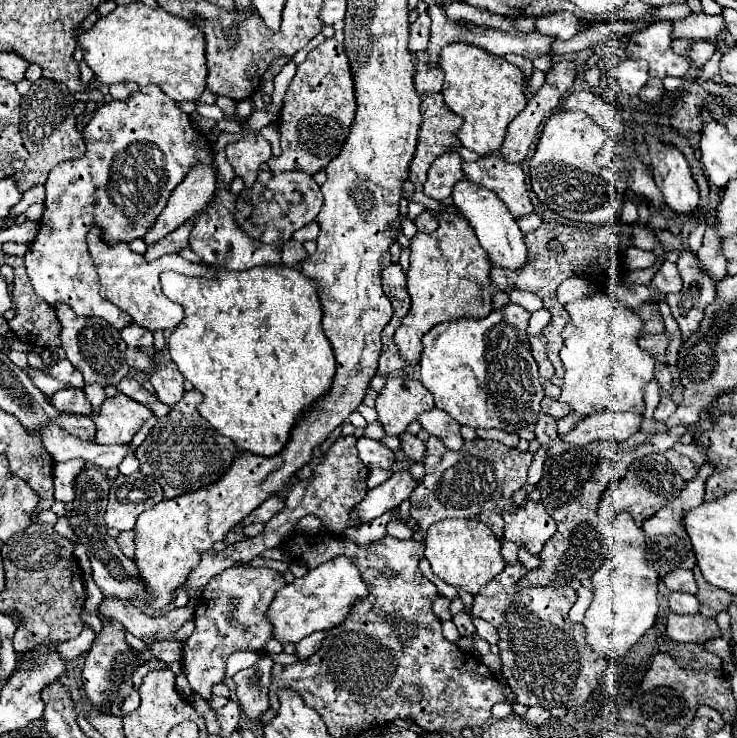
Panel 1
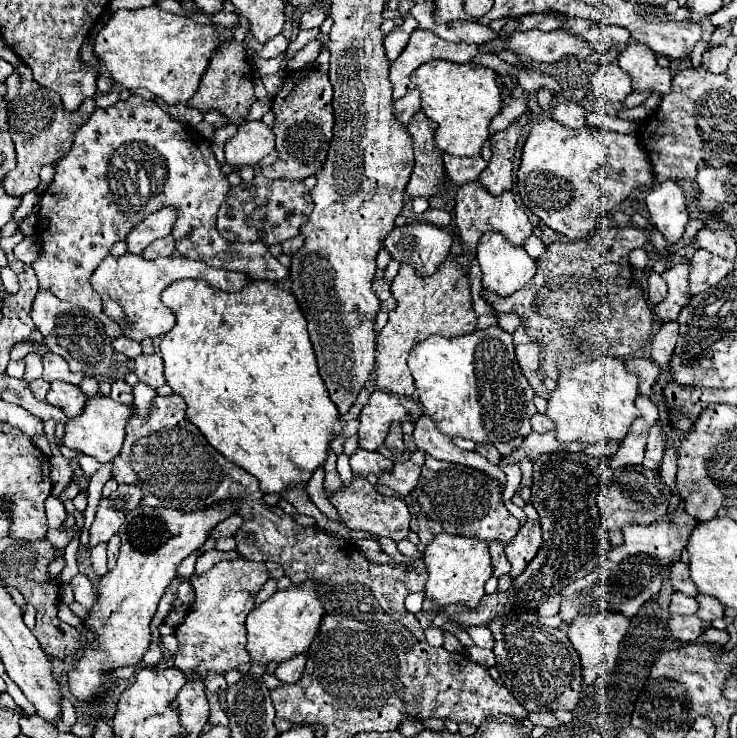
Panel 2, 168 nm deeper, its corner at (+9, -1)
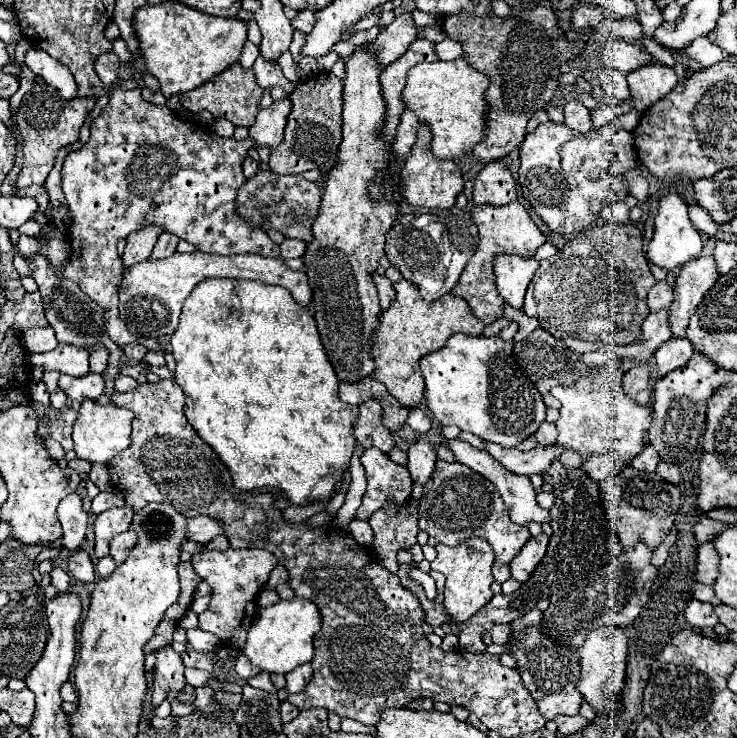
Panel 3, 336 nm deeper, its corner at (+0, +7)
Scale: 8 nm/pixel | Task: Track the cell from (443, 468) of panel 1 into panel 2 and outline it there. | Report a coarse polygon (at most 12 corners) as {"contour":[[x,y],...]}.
{"contour":[[425,455],[405,497],[423,545],[437,533],[519,531],[501,483]]}

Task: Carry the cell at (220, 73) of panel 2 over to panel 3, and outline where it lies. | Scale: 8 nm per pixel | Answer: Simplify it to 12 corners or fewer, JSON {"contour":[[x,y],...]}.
{"contour":[[240,63],[180,95],[190,113],[250,127],[264,89]]}

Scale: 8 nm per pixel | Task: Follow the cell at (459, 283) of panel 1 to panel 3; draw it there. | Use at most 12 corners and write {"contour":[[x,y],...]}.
{"contour":[[406,279],[372,335],[372,379],[402,407],[424,397],[420,359],[482,335],[464,299],[424,303]]}

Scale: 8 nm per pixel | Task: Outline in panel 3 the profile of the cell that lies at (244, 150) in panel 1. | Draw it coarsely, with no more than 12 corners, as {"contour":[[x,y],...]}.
{"contour":[[290,97],[256,115],[250,137],[256,145],[278,145],[290,111]]}

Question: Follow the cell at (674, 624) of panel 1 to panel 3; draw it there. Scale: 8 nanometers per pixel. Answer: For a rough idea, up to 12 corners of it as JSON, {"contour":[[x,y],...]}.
{"contour":[[690,601],[684,617],[698,629],[718,625],[714,607]]}

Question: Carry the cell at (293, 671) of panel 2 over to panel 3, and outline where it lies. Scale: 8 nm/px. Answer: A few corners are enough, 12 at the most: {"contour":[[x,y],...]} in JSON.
{"contour":[[300,665],[286,675],[286,691],[300,693],[312,679],[312,667]]}

